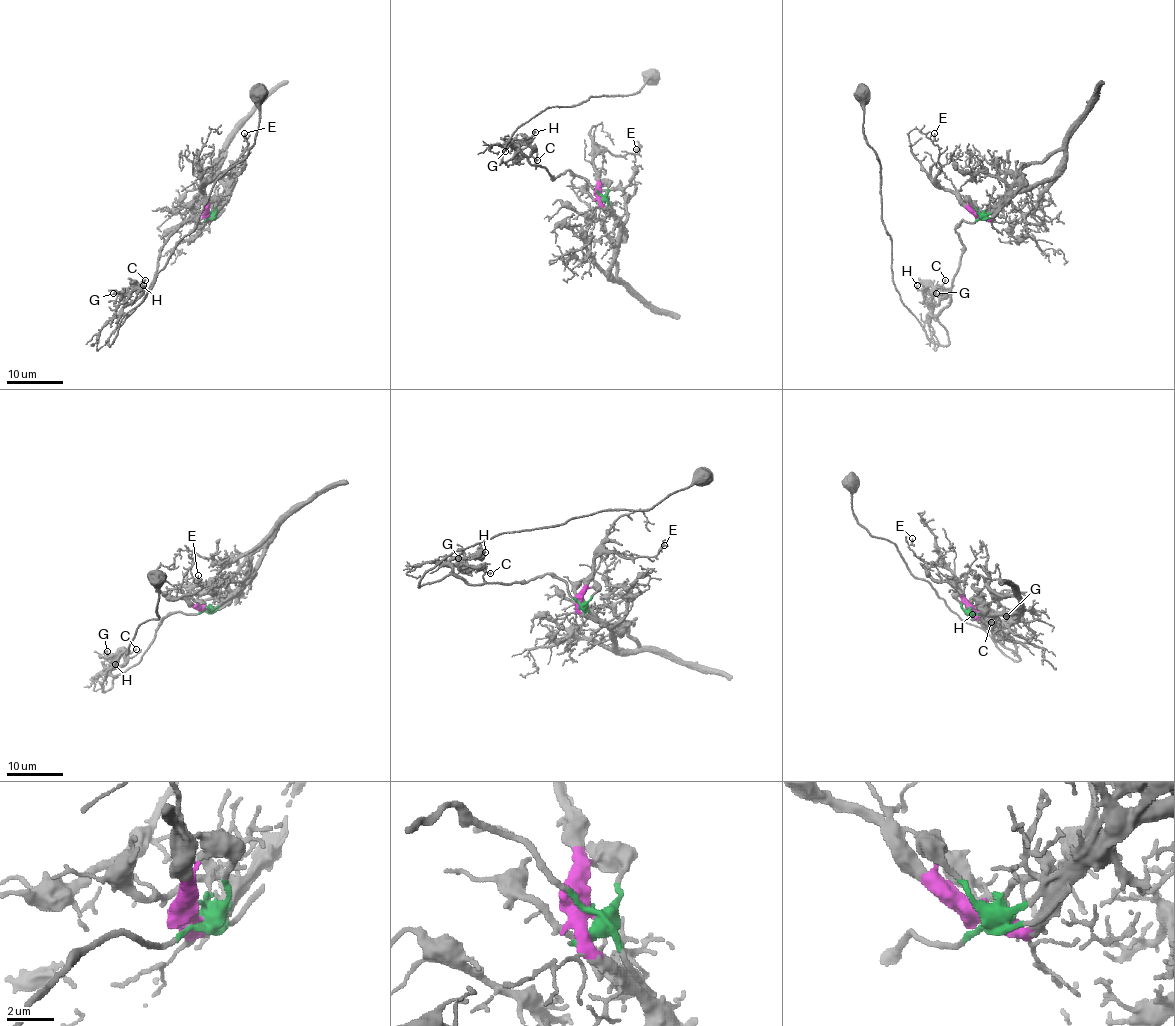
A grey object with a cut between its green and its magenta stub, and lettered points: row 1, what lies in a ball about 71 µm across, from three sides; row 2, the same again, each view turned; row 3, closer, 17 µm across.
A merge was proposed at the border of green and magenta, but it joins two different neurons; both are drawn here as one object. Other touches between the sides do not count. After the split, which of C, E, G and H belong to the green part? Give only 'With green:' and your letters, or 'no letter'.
With green: C, G, H

